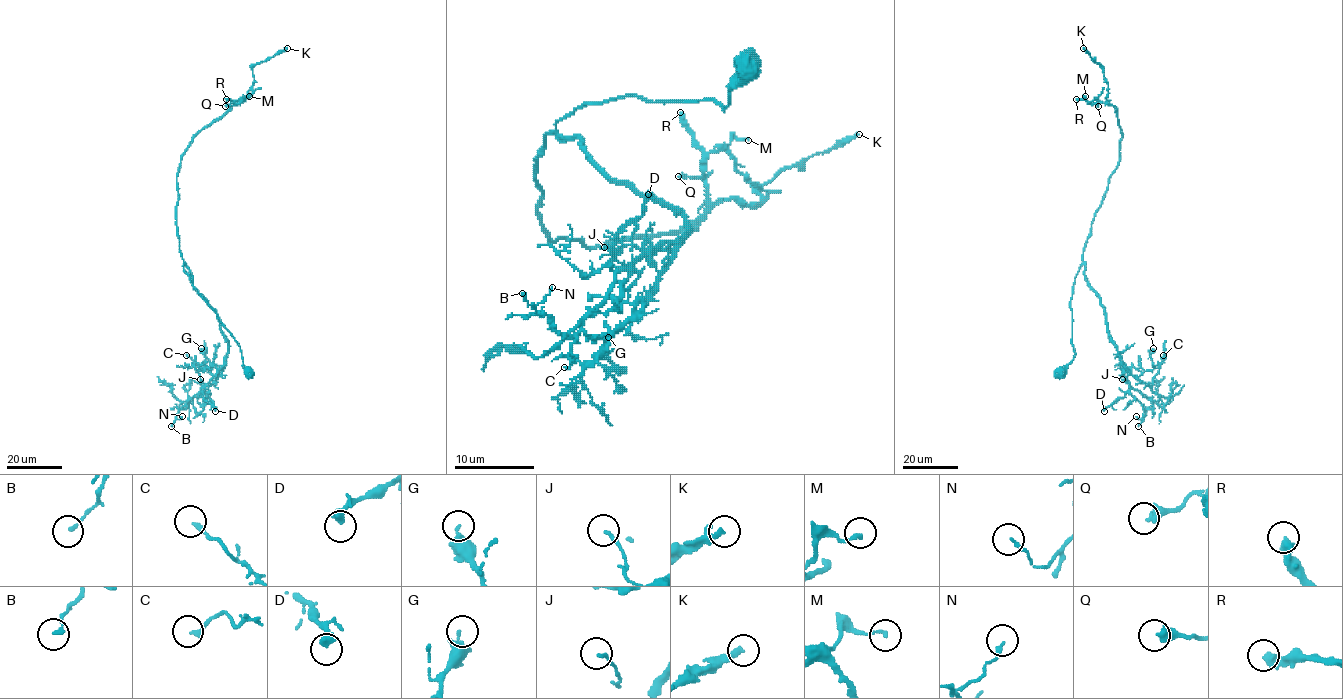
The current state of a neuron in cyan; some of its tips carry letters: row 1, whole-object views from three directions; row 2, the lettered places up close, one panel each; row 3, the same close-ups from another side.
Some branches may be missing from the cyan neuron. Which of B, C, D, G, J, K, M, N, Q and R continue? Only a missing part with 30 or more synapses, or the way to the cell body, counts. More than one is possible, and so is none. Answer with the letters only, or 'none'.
R

